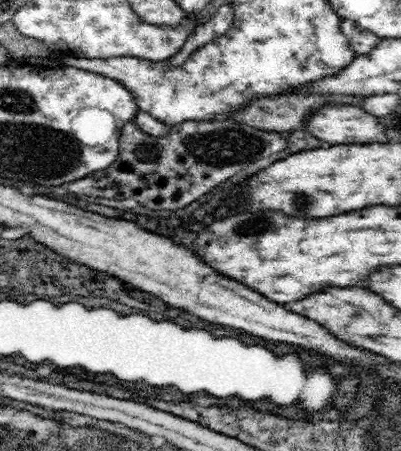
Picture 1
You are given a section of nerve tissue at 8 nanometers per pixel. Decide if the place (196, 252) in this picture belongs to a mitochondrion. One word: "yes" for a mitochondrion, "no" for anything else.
no

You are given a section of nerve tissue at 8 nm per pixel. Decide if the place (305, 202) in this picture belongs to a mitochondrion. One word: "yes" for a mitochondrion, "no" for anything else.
yes

